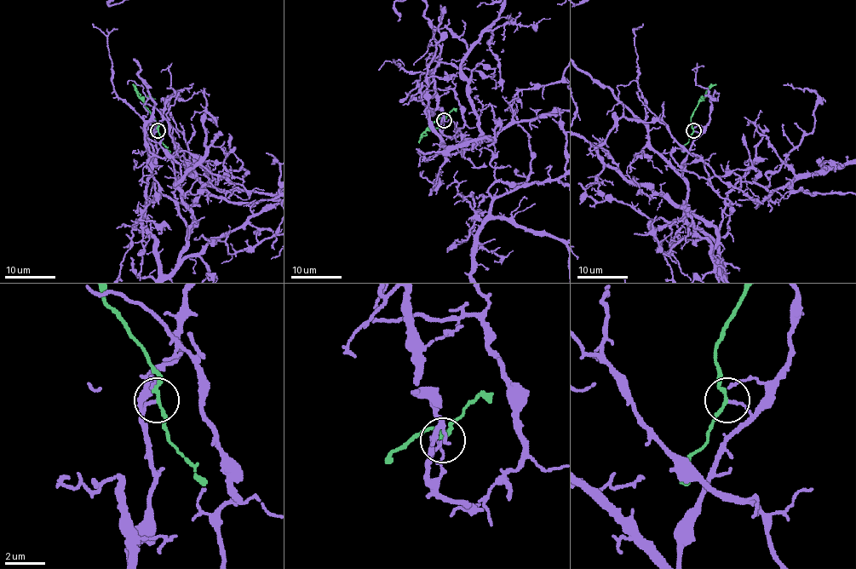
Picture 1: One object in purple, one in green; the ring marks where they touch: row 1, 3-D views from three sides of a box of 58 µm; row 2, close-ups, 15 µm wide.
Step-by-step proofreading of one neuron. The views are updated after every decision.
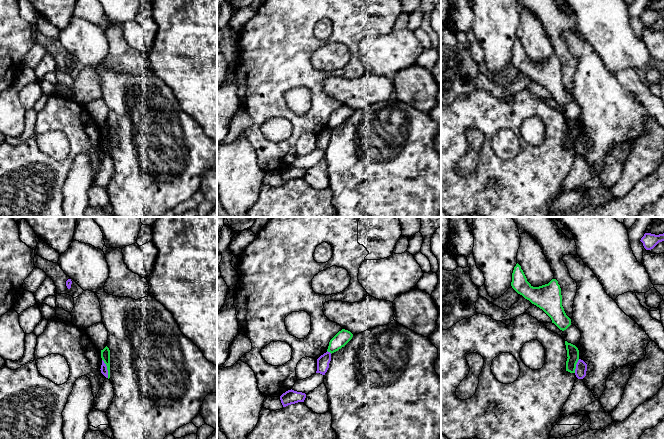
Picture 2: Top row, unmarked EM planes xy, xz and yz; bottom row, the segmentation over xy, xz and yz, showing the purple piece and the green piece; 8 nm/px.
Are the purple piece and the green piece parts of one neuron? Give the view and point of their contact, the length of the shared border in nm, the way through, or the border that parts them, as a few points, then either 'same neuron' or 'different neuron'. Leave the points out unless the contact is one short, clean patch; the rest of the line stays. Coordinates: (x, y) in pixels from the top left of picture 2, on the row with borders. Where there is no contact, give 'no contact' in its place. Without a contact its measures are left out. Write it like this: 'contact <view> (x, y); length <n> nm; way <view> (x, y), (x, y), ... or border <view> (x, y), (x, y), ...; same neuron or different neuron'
contact xy (106, 368); length 160 nm; border xy (102, 359), (106, 366), (108, 377); different neuron

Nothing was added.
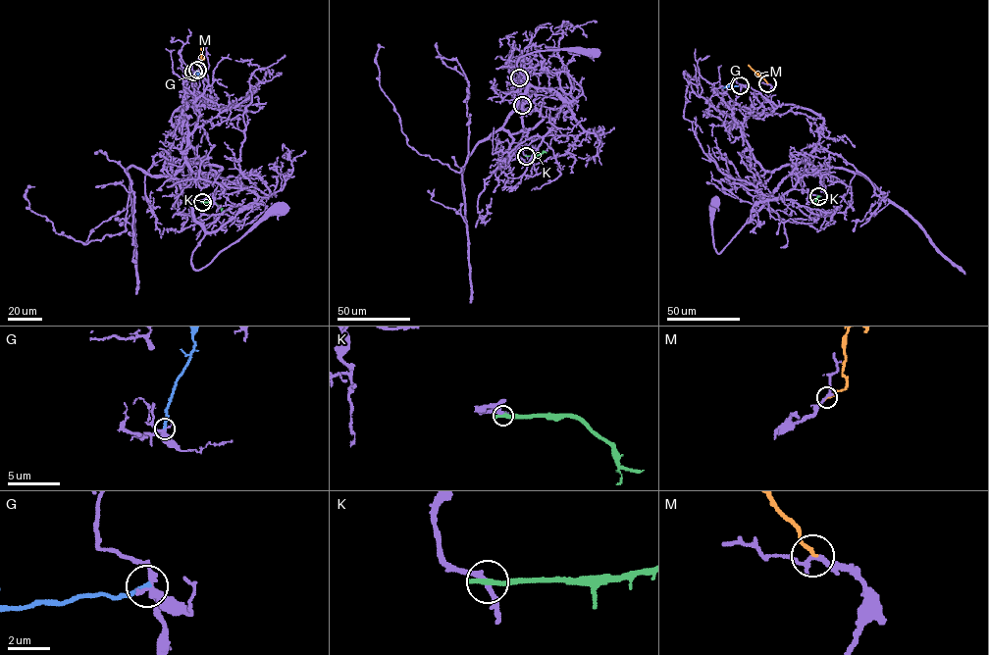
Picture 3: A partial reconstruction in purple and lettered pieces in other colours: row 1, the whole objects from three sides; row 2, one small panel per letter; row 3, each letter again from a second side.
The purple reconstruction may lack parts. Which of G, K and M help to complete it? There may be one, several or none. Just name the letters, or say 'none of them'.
M

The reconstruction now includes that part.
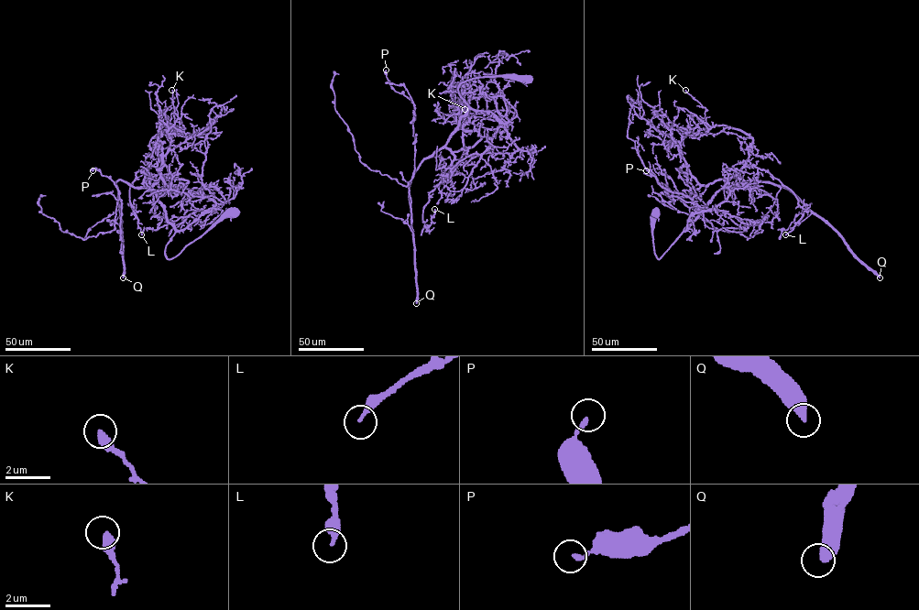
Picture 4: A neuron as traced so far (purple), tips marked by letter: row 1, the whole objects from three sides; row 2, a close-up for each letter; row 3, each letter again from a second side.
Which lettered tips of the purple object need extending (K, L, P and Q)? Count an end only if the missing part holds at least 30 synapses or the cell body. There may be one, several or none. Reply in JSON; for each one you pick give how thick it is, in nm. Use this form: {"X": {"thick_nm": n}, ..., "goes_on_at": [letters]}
{"Q": {"thick_nm": 480}, "goes_on_at": ["Q"]}

